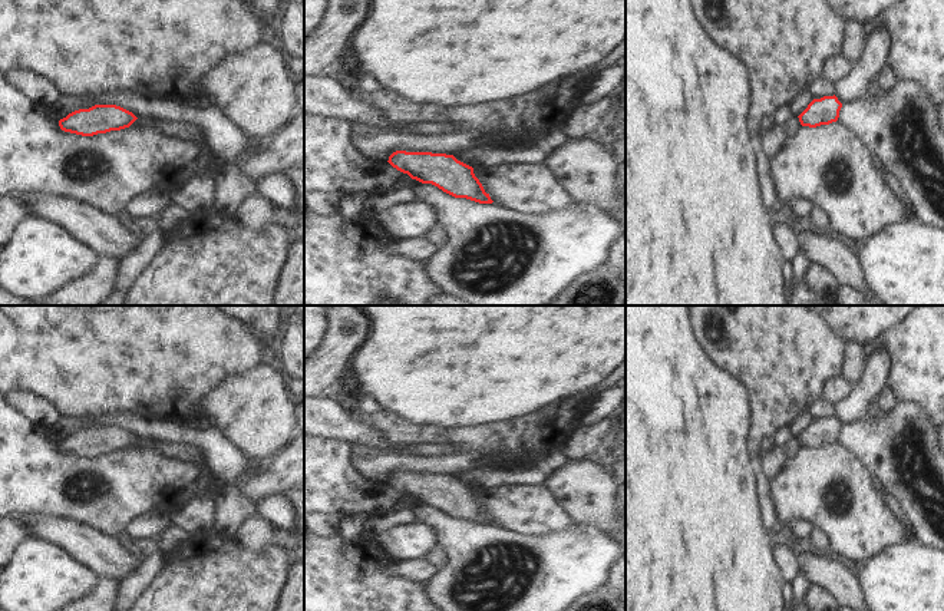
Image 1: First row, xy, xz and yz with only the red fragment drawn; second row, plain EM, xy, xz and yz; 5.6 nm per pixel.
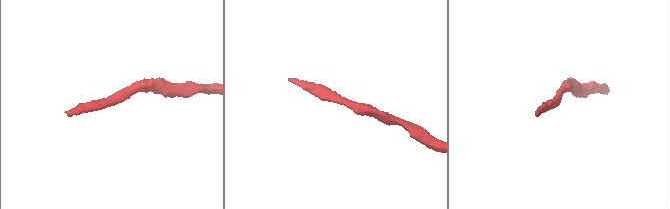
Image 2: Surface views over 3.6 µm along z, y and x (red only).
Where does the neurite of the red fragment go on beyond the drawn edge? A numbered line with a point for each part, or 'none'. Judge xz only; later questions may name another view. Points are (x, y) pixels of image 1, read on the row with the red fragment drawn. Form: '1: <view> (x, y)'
none

